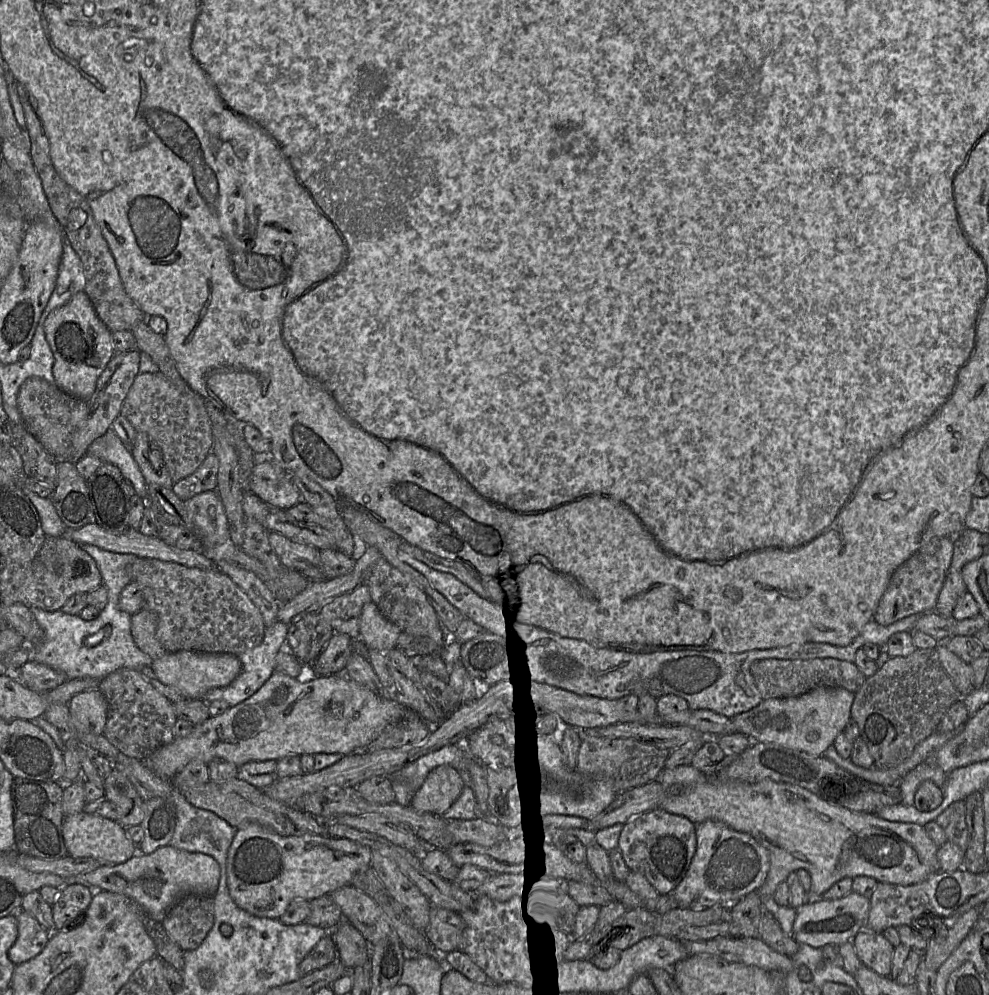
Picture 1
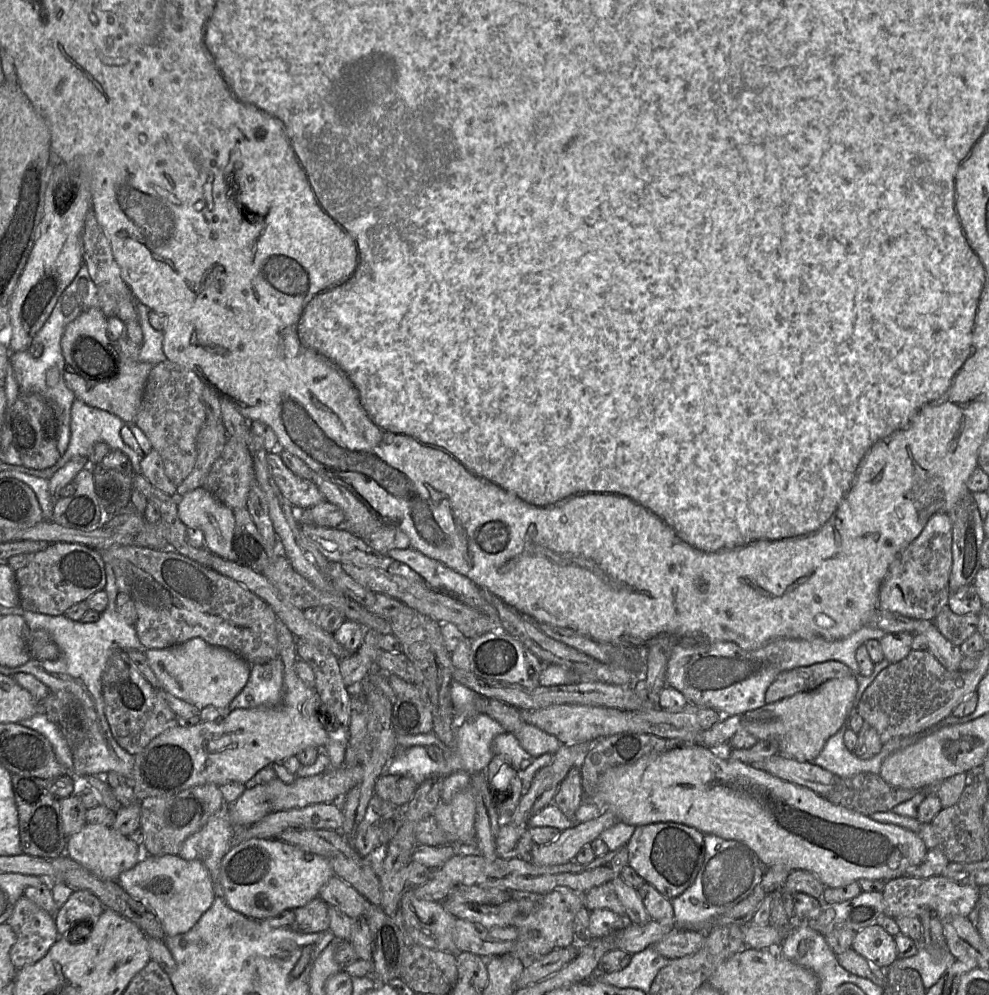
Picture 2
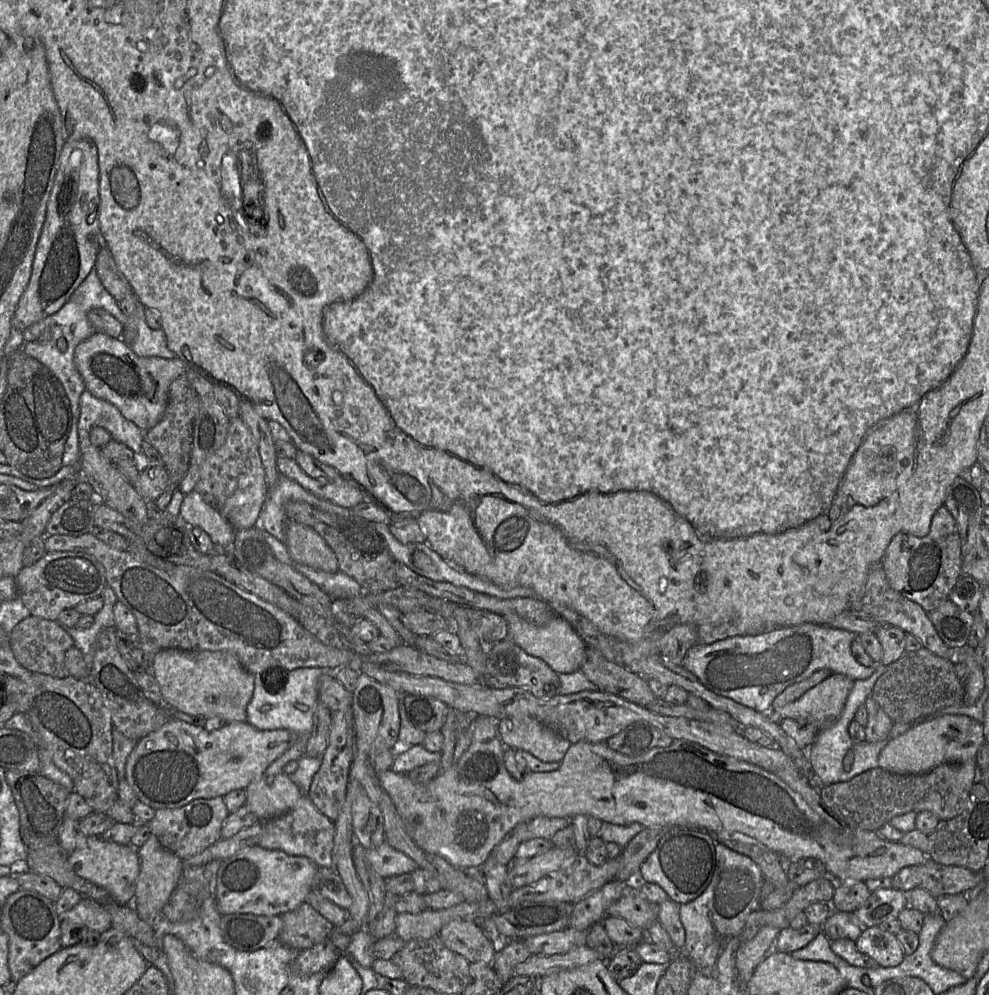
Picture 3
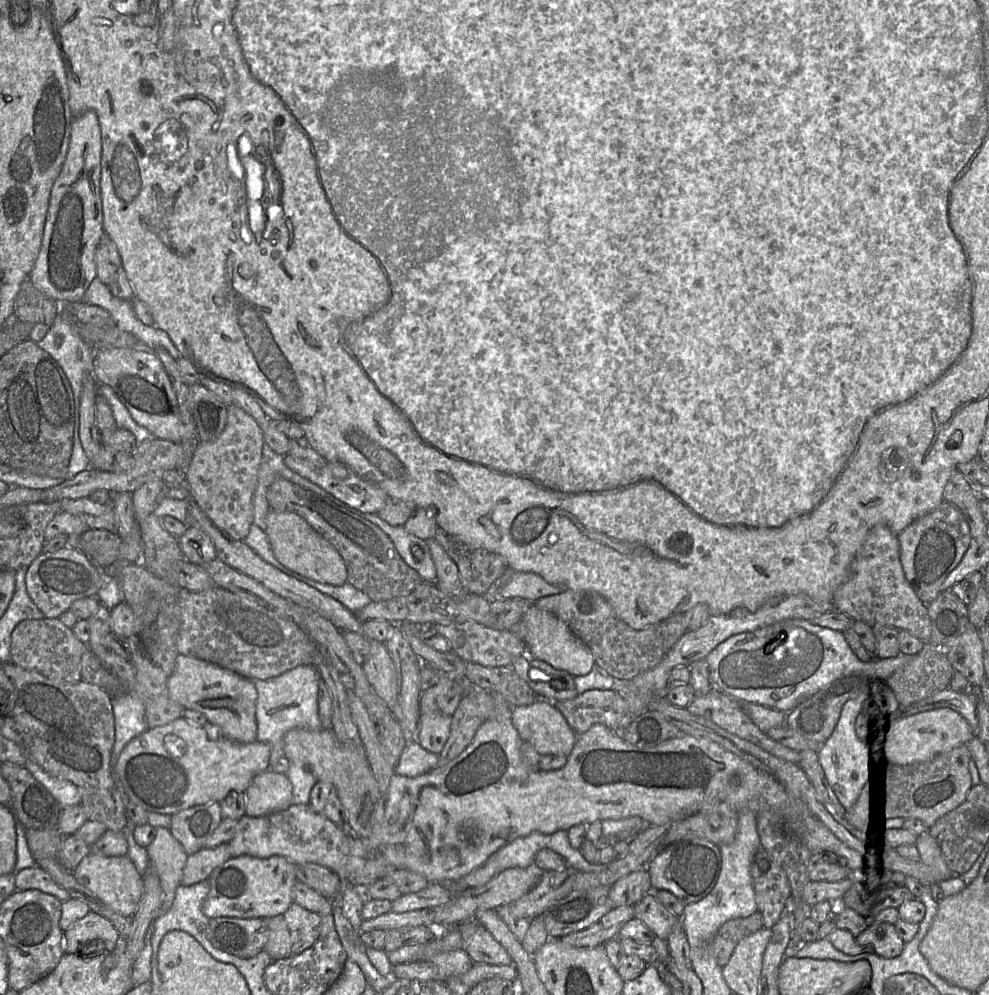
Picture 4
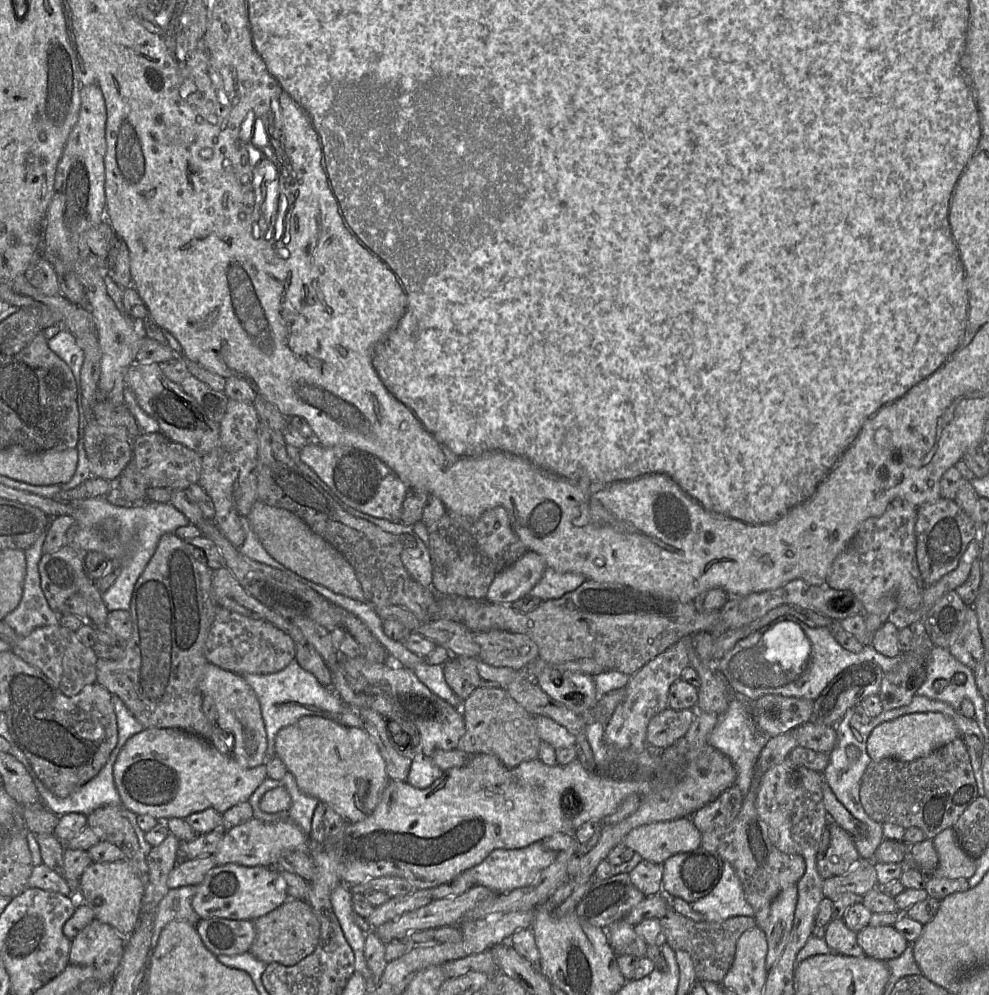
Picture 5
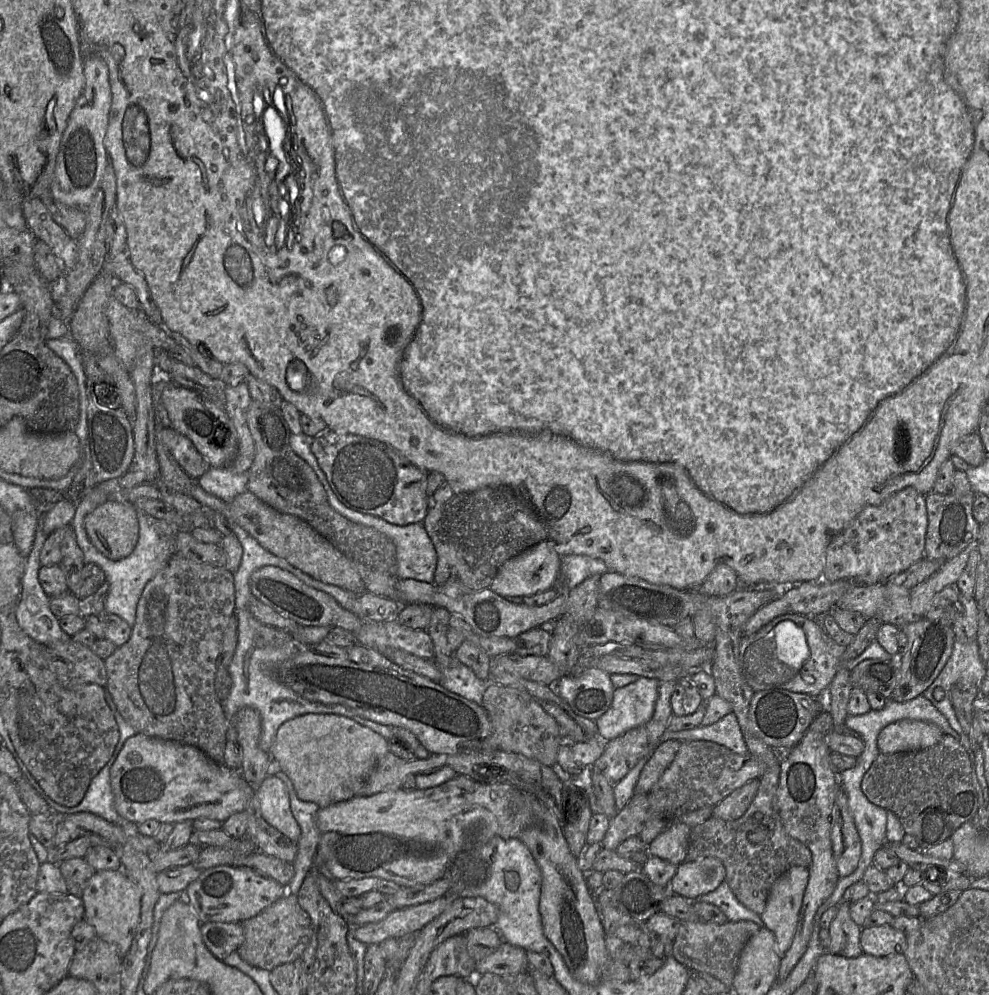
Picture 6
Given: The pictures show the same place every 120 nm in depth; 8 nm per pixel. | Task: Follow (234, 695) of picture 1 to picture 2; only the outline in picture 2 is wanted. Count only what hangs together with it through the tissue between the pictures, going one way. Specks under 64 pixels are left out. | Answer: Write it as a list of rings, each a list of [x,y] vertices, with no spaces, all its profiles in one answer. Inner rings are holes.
[[[276,657],[266,664],[251,665],[247,684],[231,701],[227,711],[276,706],[282,698],[283,662],[280,657]]]

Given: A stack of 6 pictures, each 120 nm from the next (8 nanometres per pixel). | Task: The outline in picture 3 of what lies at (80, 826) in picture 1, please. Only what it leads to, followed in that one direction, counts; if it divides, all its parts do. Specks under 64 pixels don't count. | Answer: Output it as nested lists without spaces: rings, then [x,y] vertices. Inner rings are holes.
[[[87,837],[82,845],[69,854],[68,860],[79,877],[105,889],[114,902],[133,906],[139,875],[139,857],[132,845],[120,845],[100,837]]]

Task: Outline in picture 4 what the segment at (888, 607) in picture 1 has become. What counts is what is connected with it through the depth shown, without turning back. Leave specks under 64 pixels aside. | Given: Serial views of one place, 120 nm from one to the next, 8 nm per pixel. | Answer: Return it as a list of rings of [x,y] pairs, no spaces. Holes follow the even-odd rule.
[[[943,501],[938,507],[908,525],[898,535],[898,540],[905,577],[919,599],[928,605],[942,592],[944,580],[960,563],[972,537],[962,511]]]

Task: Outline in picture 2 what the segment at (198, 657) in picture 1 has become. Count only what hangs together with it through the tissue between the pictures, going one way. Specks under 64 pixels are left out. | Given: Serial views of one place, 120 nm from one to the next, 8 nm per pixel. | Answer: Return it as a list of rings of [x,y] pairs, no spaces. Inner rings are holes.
[[[201,638],[145,652],[149,666],[161,687],[200,710],[213,706],[229,712],[227,711],[229,704],[245,687],[250,676],[251,665],[248,662],[226,648],[209,645]]]

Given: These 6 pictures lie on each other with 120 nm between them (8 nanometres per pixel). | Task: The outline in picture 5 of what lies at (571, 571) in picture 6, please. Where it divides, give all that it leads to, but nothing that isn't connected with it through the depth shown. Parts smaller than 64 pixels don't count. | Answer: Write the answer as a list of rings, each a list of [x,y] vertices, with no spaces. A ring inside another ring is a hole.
[[[546,568],[541,580],[528,593],[542,601],[558,599],[566,593],[577,589],[586,581],[583,574],[575,572],[560,573],[552,568]]]

